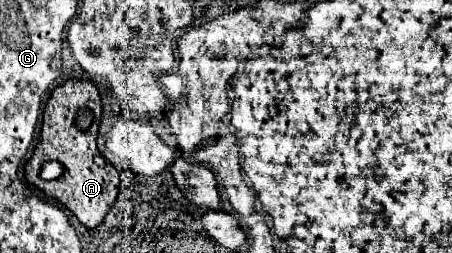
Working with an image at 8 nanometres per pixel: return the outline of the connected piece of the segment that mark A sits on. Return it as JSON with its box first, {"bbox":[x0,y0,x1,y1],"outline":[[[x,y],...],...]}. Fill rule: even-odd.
{"bbox":[25,80,119,230],"outline":[[[67,80],[65,84],[53,90],[47,102],[47,108],[43,112],[41,142],[35,148],[31,160],[25,164],[27,182],[43,190],[47,196],[63,202],[77,216],[77,220],[89,230],[95,230],[103,224],[107,212],[111,210],[111,206],[119,196],[119,172],[111,162],[99,156],[99,150],[95,146],[99,124],[101,124],[101,98],[93,82]],[[81,108],[87,108],[93,112],[93,124],[87,130],[81,130],[75,124],[75,118],[79,116]],[[51,160],[63,166],[63,174],[57,180],[43,180],[41,168],[45,162],[51,162]]]}

